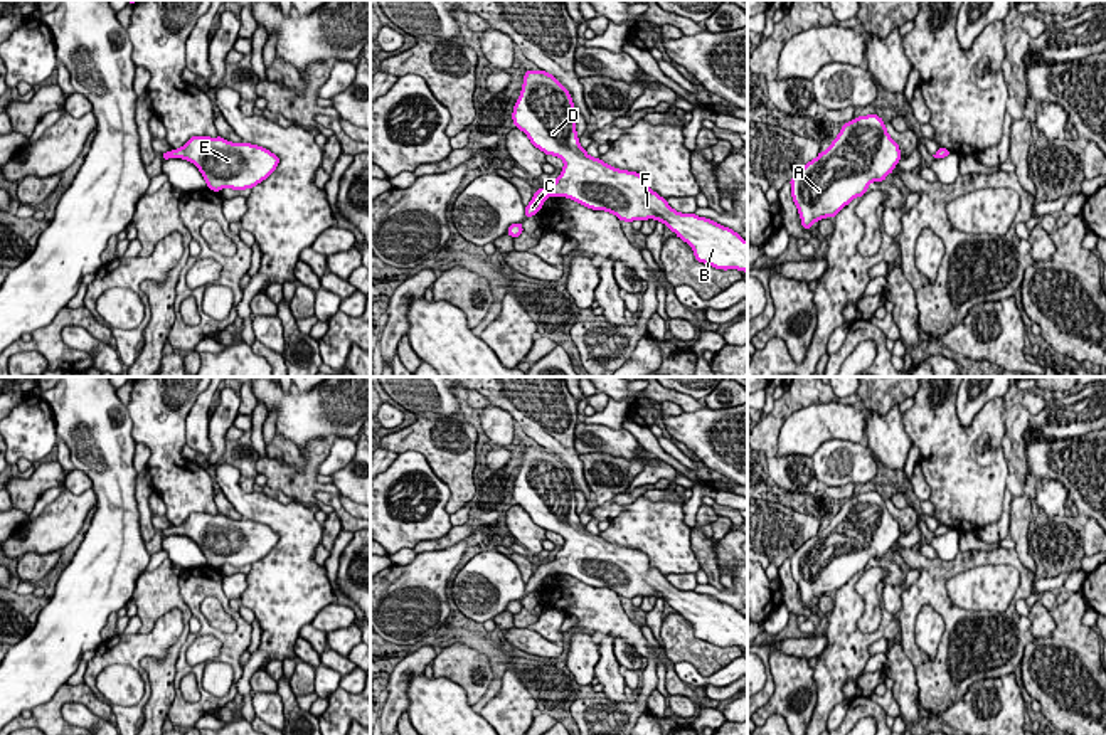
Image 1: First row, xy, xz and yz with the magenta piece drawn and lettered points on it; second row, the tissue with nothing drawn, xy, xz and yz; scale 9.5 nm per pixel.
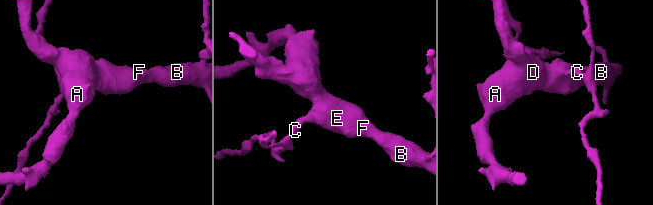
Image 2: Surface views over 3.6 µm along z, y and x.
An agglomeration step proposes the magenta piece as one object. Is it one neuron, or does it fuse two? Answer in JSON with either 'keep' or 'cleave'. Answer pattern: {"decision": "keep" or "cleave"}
{"decision": "keep"}

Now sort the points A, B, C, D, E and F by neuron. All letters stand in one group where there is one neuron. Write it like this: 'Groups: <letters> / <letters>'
Groups: A B C D E F

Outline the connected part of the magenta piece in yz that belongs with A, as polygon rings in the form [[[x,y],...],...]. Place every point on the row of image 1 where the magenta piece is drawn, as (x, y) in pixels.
[[[877,114],[859,116],[842,126],[827,151],[808,161],[791,180],[791,197],[801,225],[835,217],[872,182],[882,182],[901,160],[899,145]]]

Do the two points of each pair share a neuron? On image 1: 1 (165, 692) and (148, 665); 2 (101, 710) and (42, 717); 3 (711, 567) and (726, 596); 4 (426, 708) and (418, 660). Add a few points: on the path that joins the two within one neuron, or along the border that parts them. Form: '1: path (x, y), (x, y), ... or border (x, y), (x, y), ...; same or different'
1: path (162, 685), (162, 678), (155, 671); same
2: path (86, 697), (63, 697), (58, 702); same
3: border (709, 582), (719, 589), (724, 587); different
4: border (423, 673), (416, 673), (409, 680), (406, 710); different

